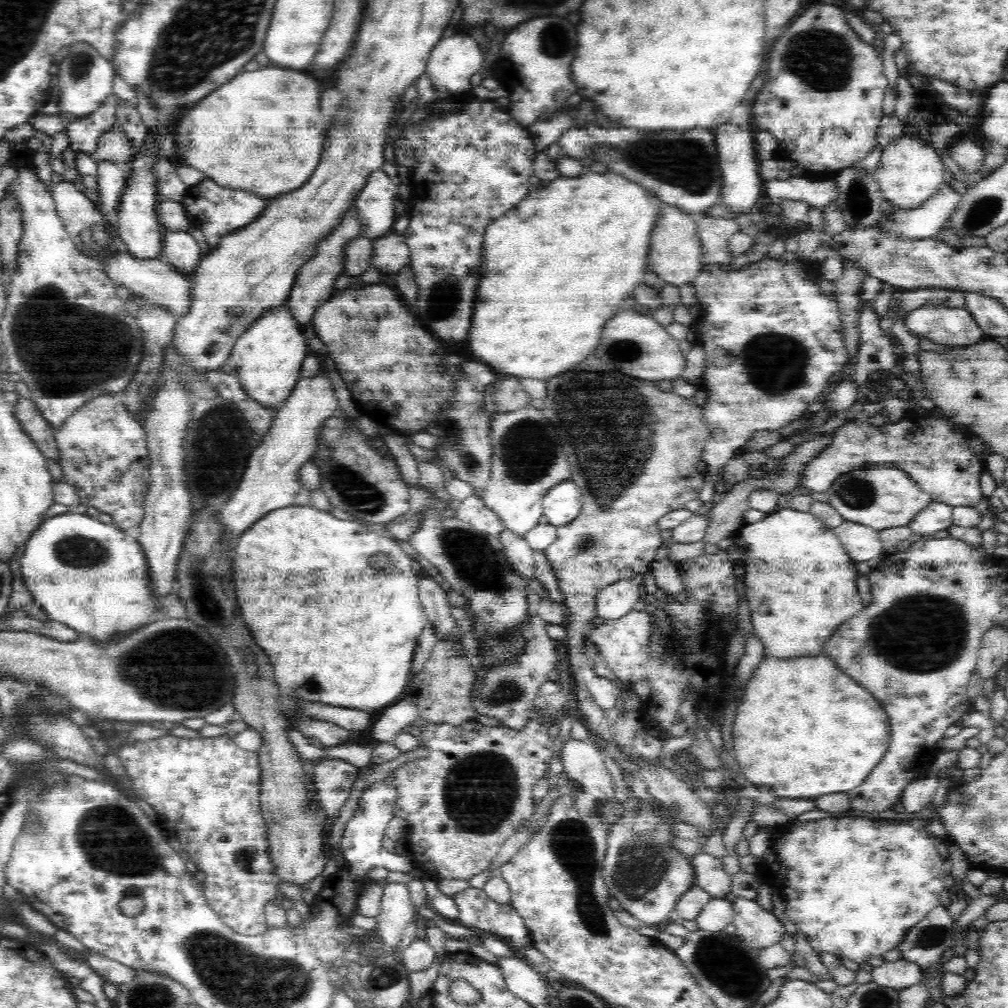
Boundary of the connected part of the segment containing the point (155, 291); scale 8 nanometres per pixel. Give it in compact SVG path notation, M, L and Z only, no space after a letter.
M124 251L109 257L104 262L104 272L116 283L116 286L121 284L128 288L132 298L141 296L150 303L163 306L166 310L177 315L186 314L190 310L192 278L189 274L184 275L184 273L174 270L161 259L140 260Z

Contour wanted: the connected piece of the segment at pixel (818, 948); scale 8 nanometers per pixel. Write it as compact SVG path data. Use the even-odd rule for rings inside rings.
M828 817L805 823L790 823L782 838L773 841L772 846L762 856L762 862L758 864L756 872L760 884L766 882L777 896L779 908L778 915L794 931L804 933L808 943L817 954L831 954L838 959L850 959L864 965L872 958L882 958L882 955L894 948L898 948L905 939L905 932L914 928L934 908L941 905L945 895L944 883L944 859L936 851L936 841L926 831L914 829L910 822L904 820L868 819L867 817Z

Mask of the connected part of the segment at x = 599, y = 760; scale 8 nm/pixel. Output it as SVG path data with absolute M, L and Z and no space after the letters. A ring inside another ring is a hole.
M570 739L559 753L563 773L577 780L596 800L614 798L614 781L604 767L602 750L589 741Z

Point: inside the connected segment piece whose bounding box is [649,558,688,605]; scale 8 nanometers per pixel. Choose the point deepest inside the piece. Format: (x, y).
(669, 581)

